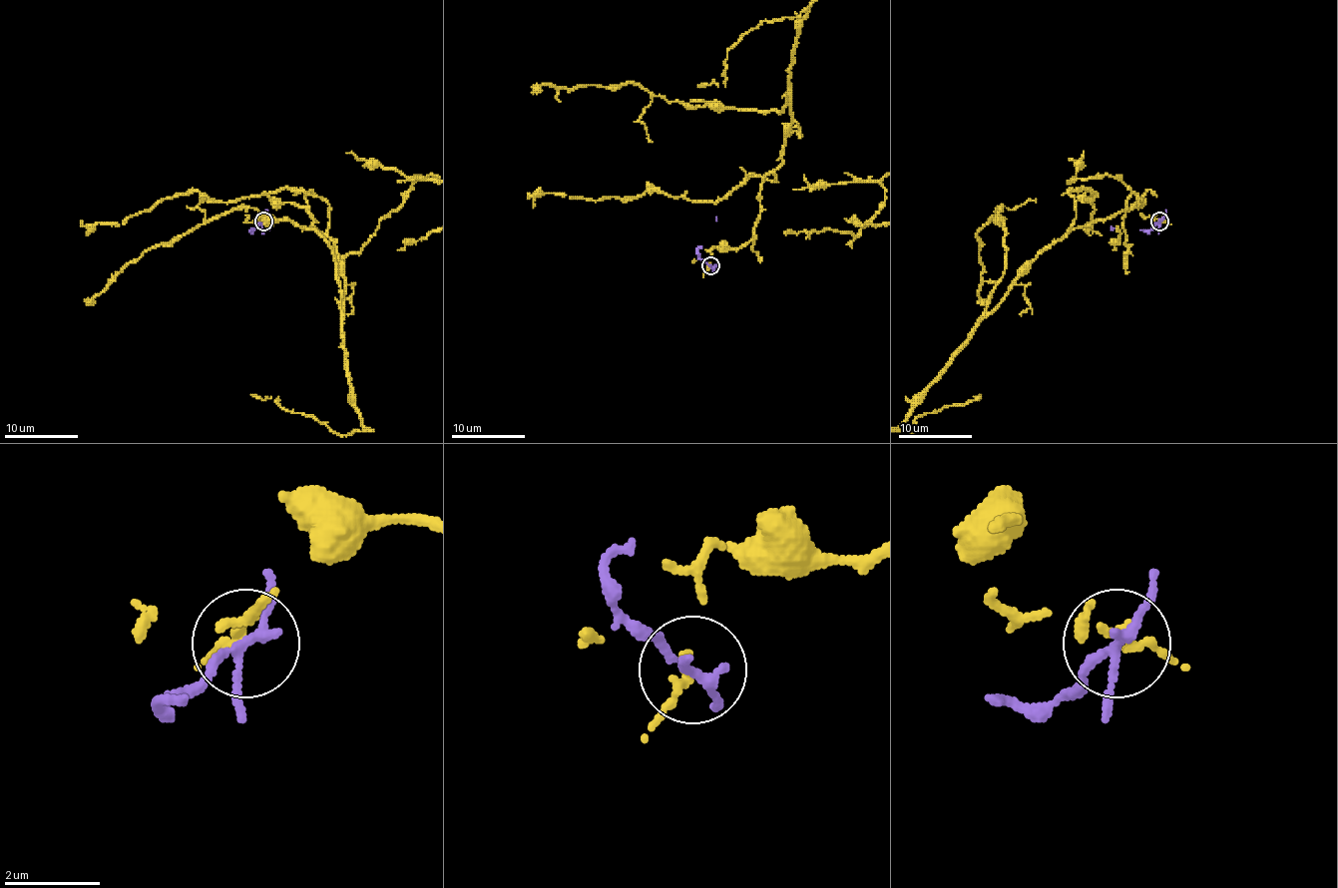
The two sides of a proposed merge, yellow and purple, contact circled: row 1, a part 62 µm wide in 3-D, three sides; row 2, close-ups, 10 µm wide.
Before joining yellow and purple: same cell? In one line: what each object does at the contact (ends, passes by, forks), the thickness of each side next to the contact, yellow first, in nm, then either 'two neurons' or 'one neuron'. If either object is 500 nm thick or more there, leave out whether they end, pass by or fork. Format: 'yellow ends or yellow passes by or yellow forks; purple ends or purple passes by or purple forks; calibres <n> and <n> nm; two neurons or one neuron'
yellow passes by; purple forks; calibres 160 and 180 nm; two neurons

